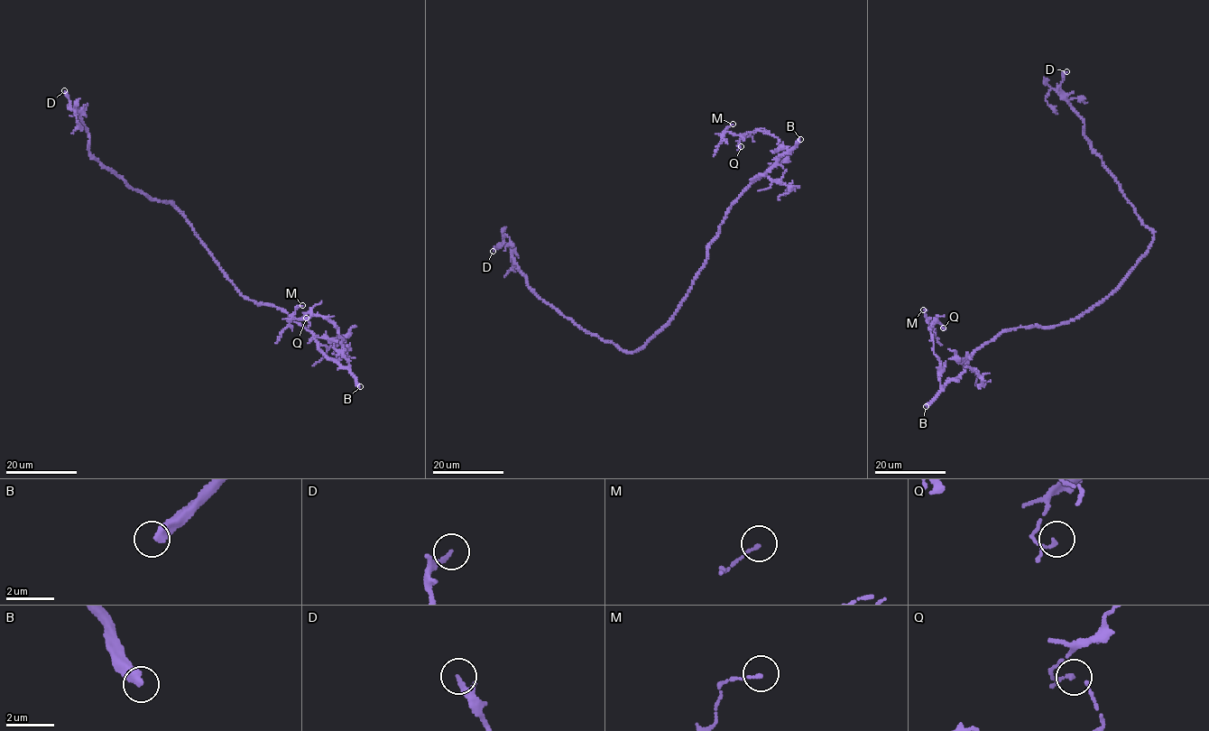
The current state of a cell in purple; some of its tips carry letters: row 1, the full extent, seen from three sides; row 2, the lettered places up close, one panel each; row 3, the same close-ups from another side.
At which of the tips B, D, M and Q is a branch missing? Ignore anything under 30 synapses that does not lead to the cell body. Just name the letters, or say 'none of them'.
B

